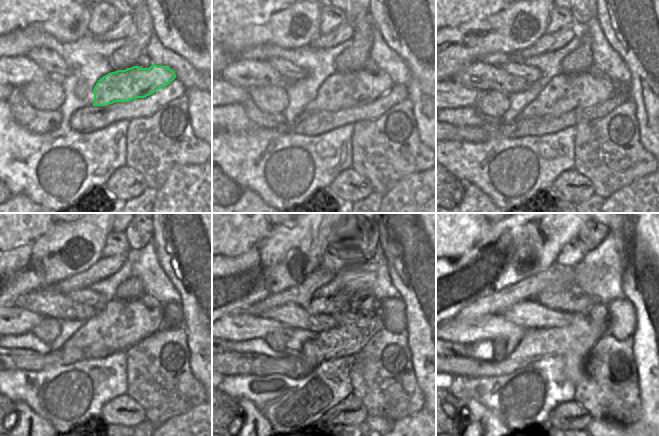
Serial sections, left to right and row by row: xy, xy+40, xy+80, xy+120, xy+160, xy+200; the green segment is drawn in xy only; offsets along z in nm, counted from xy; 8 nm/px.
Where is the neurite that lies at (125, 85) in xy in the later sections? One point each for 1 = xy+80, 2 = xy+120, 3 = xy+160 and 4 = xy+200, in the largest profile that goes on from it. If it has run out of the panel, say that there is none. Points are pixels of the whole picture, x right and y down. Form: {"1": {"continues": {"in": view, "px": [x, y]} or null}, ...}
{"1": {"continues": {"in": "xy+80", "px": [565, 92]}}, "2": {"continues": {"in": "xy+120", "px": [118, 325]}}, "3": {"continues": {"in": "xy+160", "px": [349, 328]}}, "4": {"continues": {"in": "xy+200", "px": [582, 333]}}}

